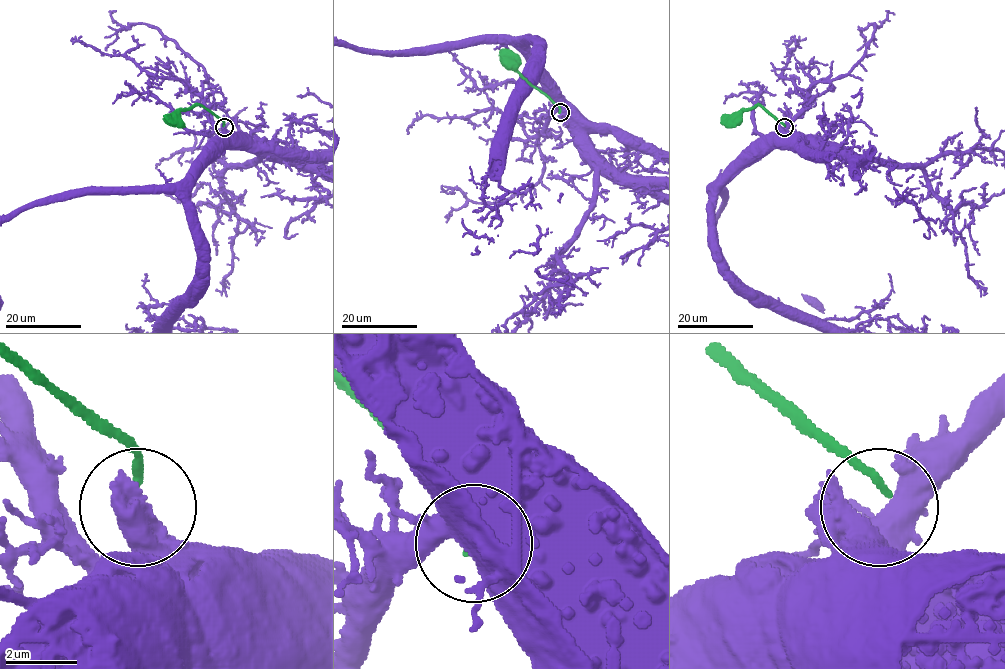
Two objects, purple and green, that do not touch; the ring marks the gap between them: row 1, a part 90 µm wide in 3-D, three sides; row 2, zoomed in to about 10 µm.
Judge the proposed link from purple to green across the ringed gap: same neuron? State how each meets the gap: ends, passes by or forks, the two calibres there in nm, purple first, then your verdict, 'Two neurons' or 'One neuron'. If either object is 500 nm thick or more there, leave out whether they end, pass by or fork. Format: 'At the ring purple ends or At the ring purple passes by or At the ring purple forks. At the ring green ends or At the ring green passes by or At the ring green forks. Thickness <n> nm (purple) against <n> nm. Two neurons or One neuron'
Thickness 850 nm (purple) against 200 nm. Two neurons

